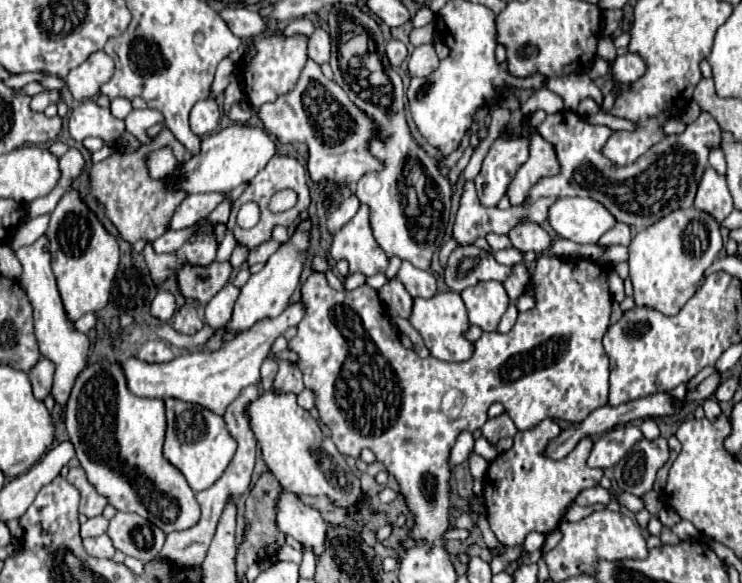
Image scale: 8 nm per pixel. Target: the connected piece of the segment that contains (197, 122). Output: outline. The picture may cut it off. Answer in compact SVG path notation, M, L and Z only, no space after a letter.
M206 98L194 104L192 112L190 112L190 128L196 136L206 136L212 130L216 130L220 122L220 108L216 104L216 100Z

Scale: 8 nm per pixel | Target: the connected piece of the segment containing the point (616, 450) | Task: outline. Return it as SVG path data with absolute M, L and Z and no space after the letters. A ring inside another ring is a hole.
M634 424L618 426L614 430L602 434L594 442L592 454L588 458L588 466L590 468L602 468L602 470L616 466L622 460L622 456L632 448L632 444L642 440L642 438L644 438L644 434Z

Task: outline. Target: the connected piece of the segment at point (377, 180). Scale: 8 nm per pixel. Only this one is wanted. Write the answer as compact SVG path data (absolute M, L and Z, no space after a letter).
M332 12L328 26L330 26L330 36L332 36L332 60L330 66L334 70L336 82L348 92L350 100L364 110L368 116L372 116L376 120L376 124L380 126L382 136L386 136L386 140L374 138L370 142L370 152L384 164L384 168L380 172L368 172L364 174L358 184L356 184L356 196L360 202L370 206L370 224L374 230L374 238L378 242L378 246L388 254L388 256L398 256L400 260L408 260L410 264L414 264L420 270L430 270L430 262L432 262L432 254L436 250L436 246L432 244L442 244L444 232L446 232L446 222L450 218L450 196L452 196L452 188L446 176L440 174L438 164L426 154L426 150L422 150L416 140L410 136L408 124L404 120L404 104L406 104L406 96L402 90L402 78L392 70L392 66L388 64L386 52L384 52L384 36L380 26L374 22L374 18L366 12L354 12L354 22L358 26L364 26L378 48L378 56L382 60L384 72L388 74L390 82L392 82L392 108L386 110L378 104L372 104L368 100L362 100L346 82L340 70L340 54L338 54L338 22L340 16L344 16L342 12Z

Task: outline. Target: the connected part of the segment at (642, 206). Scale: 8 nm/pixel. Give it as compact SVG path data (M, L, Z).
M564 110L558 114L548 114L536 132L556 148L560 172L556 176L540 178L528 192L524 204L510 206L508 210L484 208L478 202L474 184L466 182L454 224L454 238L460 244L472 244L478 236L486 236L488 232L508 234L516 224L522 224L526 220L542 224L548 216L550 204L564 196L588 196L604 204L618 222L636 228L648 228L666 214L692 206L700 176L708 166L708 152L714 146L720 146L720 126L716 124L716 120L712 120L712 116L708 116L708 112L702 112L700 118L690 124L684 134L666 136L662 142L652 146L636 164L622 168L604 158L600 150L608 138L610 128L590 126L576 112Z

